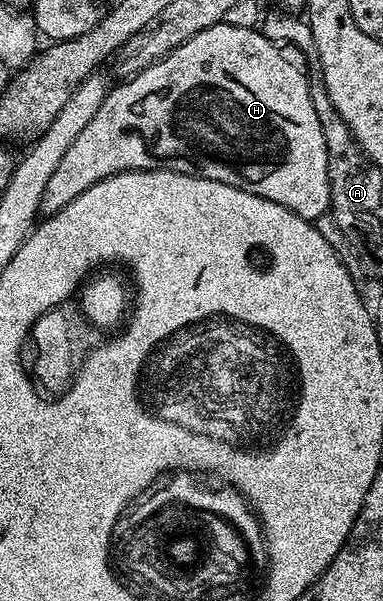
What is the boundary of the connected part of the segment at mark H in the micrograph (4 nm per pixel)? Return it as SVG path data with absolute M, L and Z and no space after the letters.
M221 21L212 24L208 29L196 33L184 45L180 45L172 53L165 55L159 63L153 63L148 69L144 69L139 75L119 82L118 87L111 86L106 93L104 105L96 109L96 117L88 121L84 133L72 141L68 153L60 165L56 165L56 173L48 180L48 187L44 189L42 206L40 208L43 216L55 215L60 209L64 209L80 193L84 193L92 185L104 181L113 175L119 175L125 171L175 171L181 175L195 175L201 179L220 181L224 185L232 185L241 191L252 193L256 197L264 197L276 205L284 205L293 215L299 215L302 219L318 221L321 215L325 216L330 210L330 186L328 185L328 149L324 145L324 129L320 129L320 117L316 117L316 109L312 109L312 97L310 96L311 80L302 76L302 71L294 63L289 63L281 55L279 48L271 43L261 30L250 27L237 27L229 21Z

